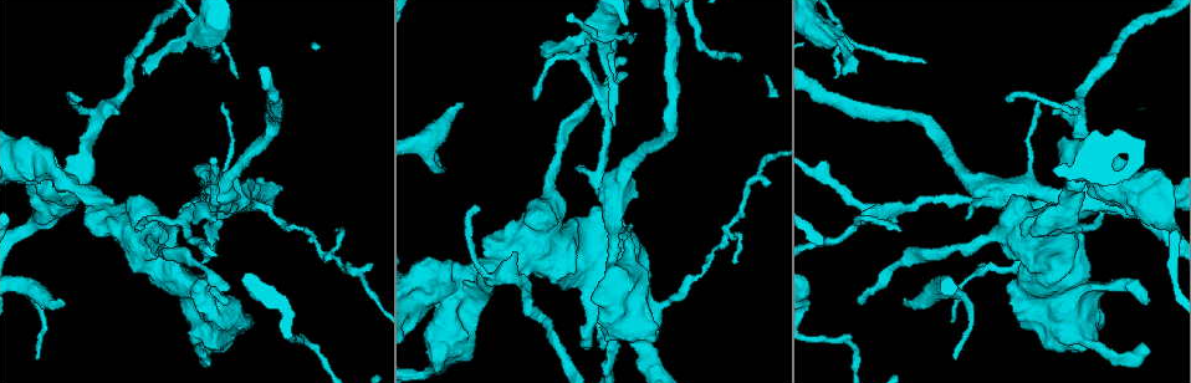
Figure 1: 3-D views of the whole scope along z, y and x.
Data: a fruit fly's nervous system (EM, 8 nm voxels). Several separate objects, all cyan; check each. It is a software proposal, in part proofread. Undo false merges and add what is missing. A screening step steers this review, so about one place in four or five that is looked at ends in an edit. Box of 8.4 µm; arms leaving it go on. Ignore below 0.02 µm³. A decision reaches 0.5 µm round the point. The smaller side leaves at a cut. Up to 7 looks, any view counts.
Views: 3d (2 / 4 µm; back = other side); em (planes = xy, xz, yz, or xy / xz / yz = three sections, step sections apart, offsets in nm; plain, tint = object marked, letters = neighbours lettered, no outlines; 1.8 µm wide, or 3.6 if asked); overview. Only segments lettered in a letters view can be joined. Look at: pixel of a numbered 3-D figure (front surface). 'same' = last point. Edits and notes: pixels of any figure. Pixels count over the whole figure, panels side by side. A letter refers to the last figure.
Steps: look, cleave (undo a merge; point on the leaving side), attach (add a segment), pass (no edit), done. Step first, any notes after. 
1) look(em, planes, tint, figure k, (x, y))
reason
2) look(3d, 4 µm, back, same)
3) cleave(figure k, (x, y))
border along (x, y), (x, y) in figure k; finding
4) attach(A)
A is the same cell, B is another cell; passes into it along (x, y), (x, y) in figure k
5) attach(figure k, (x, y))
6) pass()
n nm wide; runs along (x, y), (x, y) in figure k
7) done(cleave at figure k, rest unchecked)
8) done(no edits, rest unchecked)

look(3d, 4 µm, figure 1, (603, 34))
small branch off a trunk

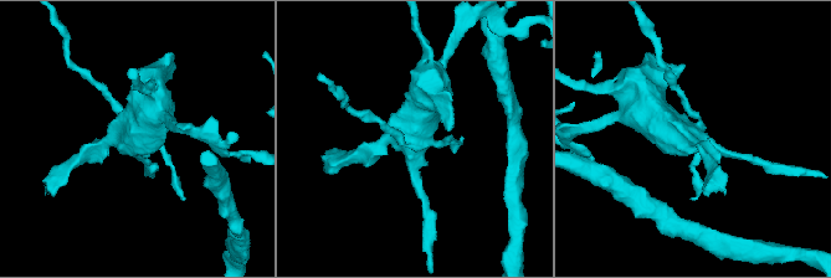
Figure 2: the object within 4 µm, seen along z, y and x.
look(em, 3.6 µm, planes, letters, figure 2, (410, 139))
shape alone is not enough

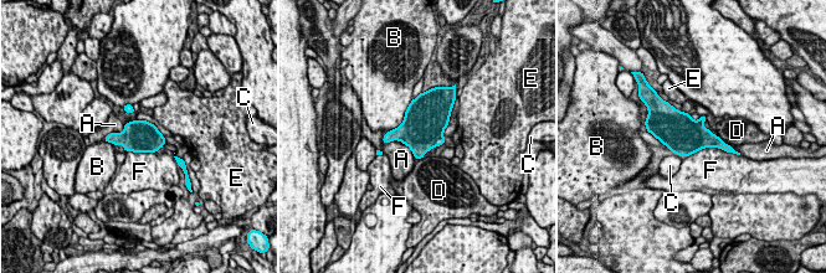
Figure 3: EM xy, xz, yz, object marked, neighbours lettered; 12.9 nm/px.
cleave(figure 3, (441, 140))
A, B, C, D, E and F are other cells; border along (442, 137), (434, 145) in figure 3; two neurons meet here

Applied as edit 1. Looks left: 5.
look(em, planes, tint, figure 1, (612, 336))
two arms in line, one across

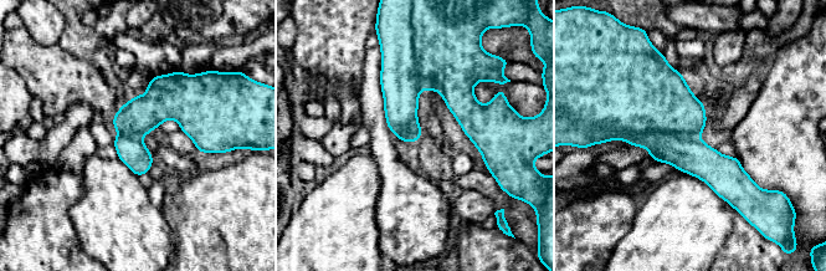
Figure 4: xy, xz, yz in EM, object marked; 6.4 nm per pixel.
look(em, planes, letters, same)
see the neighbours

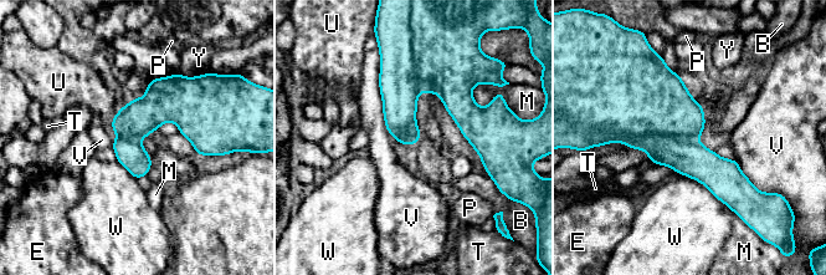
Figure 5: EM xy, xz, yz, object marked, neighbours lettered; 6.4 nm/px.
cleave(figure 5, (683, 156))
B, E, M, P, T, U, V, W and Y are other cells; two neurons meet here

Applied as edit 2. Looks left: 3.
look(3d, 2 µm, back, figure 1, (71, 182))
sharp bend

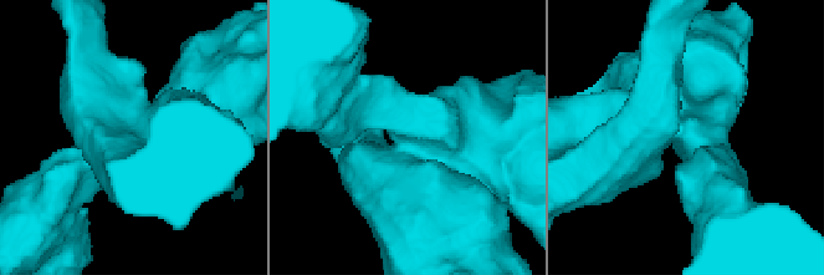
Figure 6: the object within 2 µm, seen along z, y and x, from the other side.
look(em, planes, plain, figure 6, (137, 138))

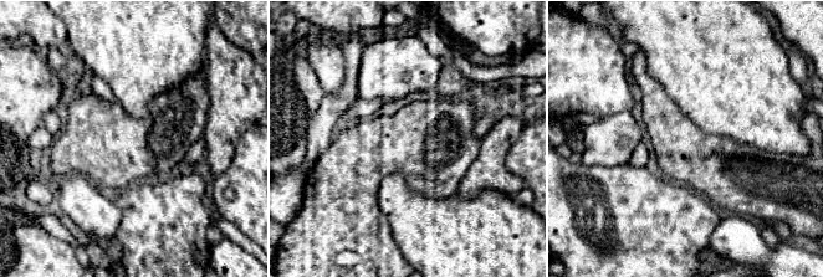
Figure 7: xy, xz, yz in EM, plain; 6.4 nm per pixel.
look(em, planes, letters, same)

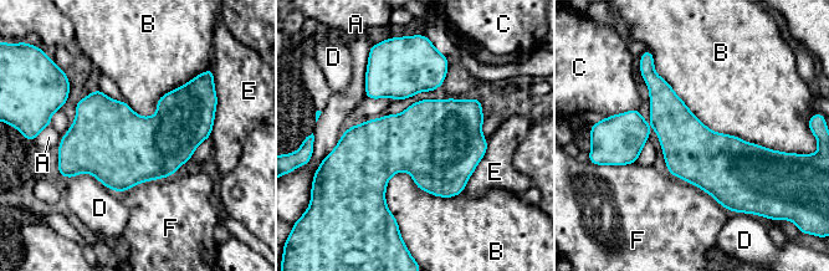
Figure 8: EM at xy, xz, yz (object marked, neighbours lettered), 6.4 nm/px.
pass()
A, B, C, D, E and F are other cells; all the same neuron

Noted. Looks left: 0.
done(cleave at figure 3, cleave at figure 5, rest unchecked)

